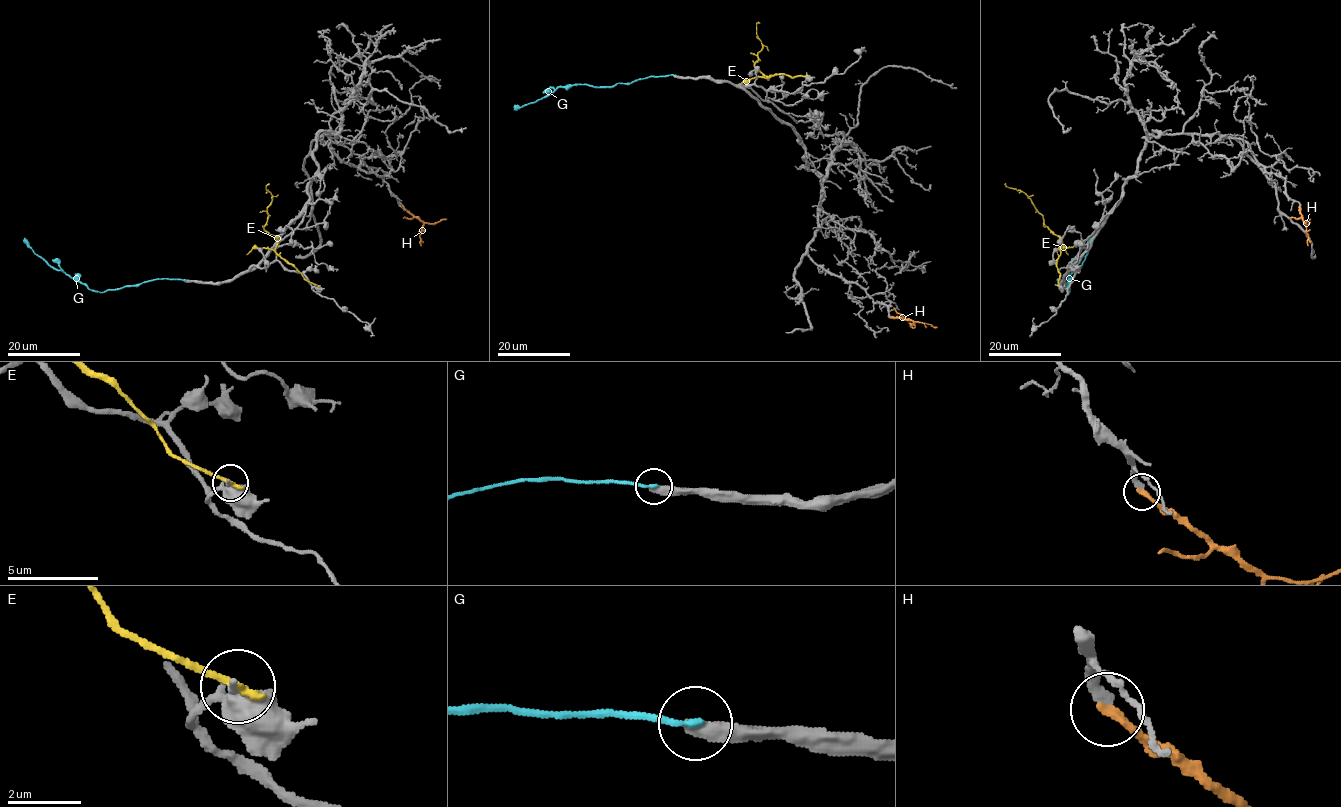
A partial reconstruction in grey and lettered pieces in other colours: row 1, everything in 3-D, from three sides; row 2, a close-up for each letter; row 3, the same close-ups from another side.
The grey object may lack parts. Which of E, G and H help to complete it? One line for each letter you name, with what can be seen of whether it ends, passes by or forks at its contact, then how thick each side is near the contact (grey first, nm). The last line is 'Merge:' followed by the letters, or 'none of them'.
H: it ends | 240/280 nm
Merge: H

